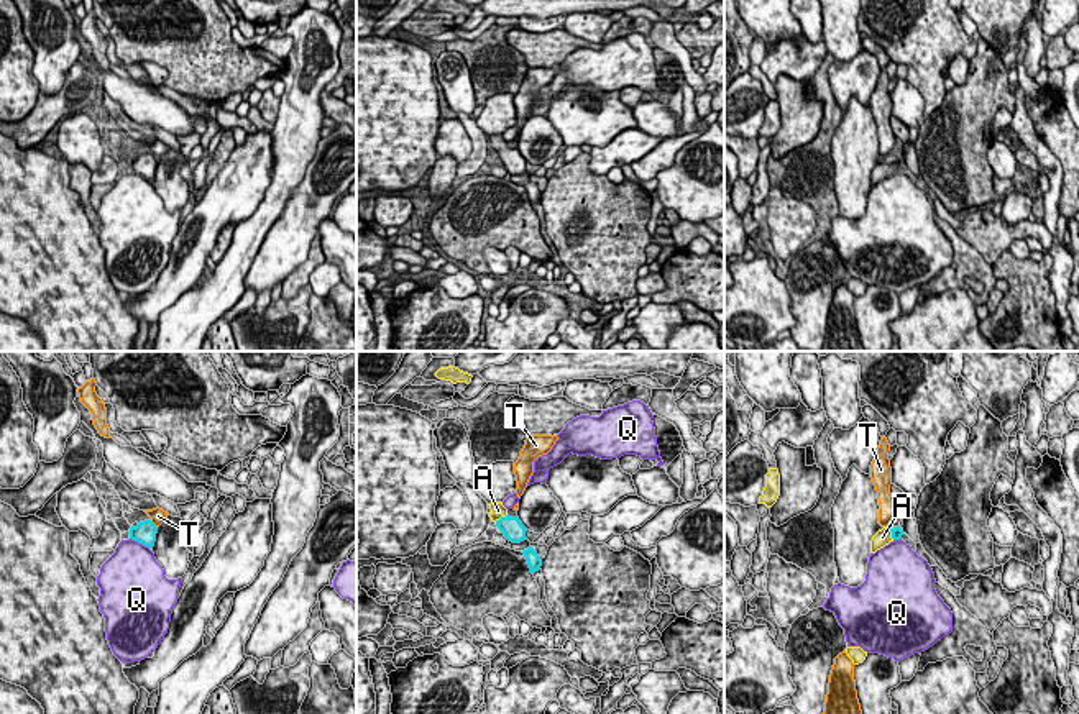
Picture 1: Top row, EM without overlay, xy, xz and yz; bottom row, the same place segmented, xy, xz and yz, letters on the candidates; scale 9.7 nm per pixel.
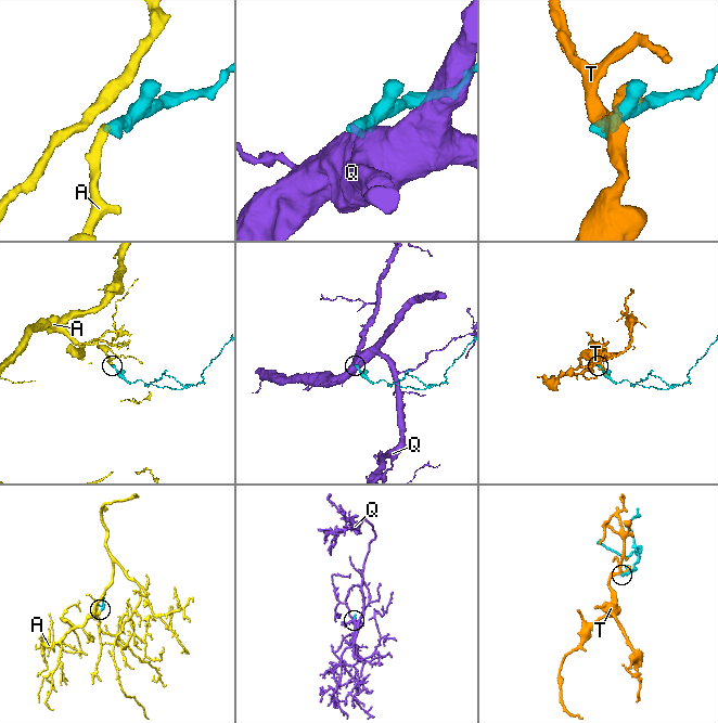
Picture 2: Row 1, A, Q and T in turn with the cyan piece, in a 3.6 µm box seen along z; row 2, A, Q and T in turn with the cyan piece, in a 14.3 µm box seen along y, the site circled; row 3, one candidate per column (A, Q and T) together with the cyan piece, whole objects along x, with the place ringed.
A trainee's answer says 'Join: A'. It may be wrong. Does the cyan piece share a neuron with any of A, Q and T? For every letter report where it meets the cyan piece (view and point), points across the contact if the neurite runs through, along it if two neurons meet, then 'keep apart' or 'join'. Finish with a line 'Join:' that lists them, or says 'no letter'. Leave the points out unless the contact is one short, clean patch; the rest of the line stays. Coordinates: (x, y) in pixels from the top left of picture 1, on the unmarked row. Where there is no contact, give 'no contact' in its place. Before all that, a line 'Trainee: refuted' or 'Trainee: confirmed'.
Trainee: confirmed
A: contact xz (501, 150); way xz (513, 161), (501, 150), (498, 143); join
Q: contact xy (140, 174); border xy (130, 169), (148, 181); keep apart
T: contact xy (153, 156); keep apart
Join: A

